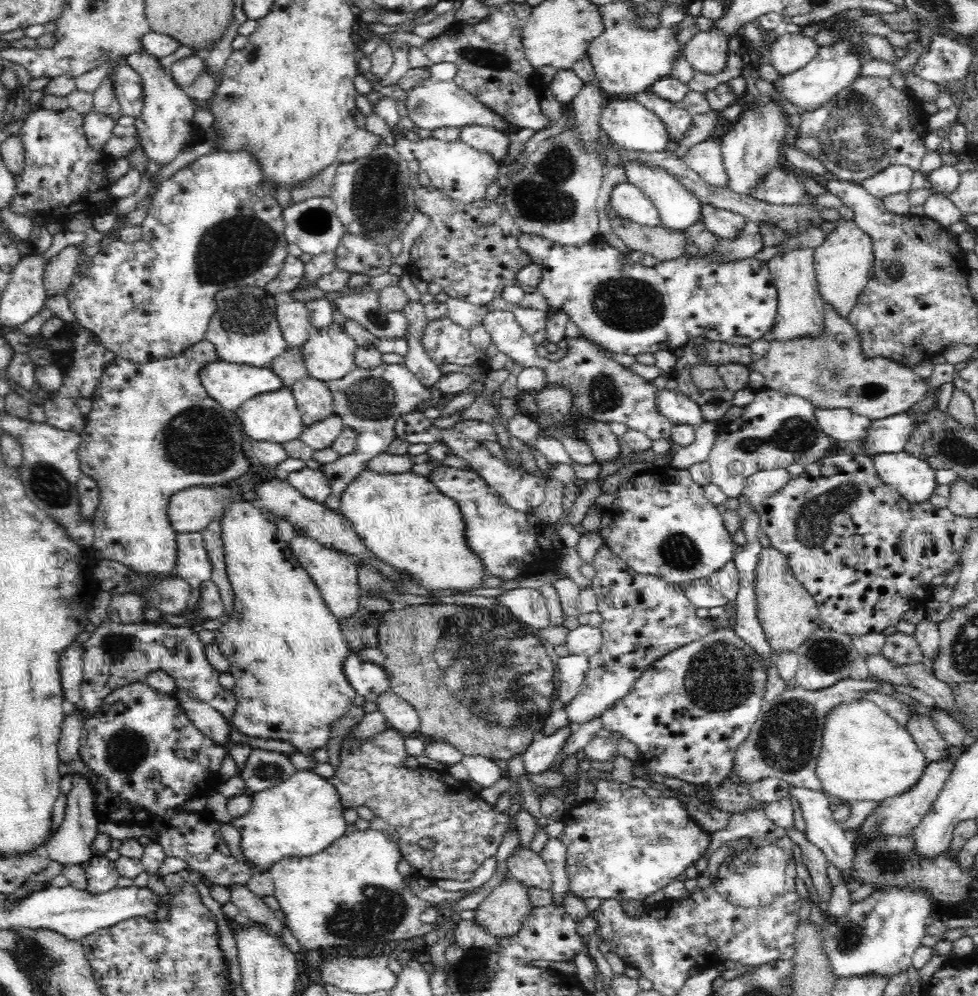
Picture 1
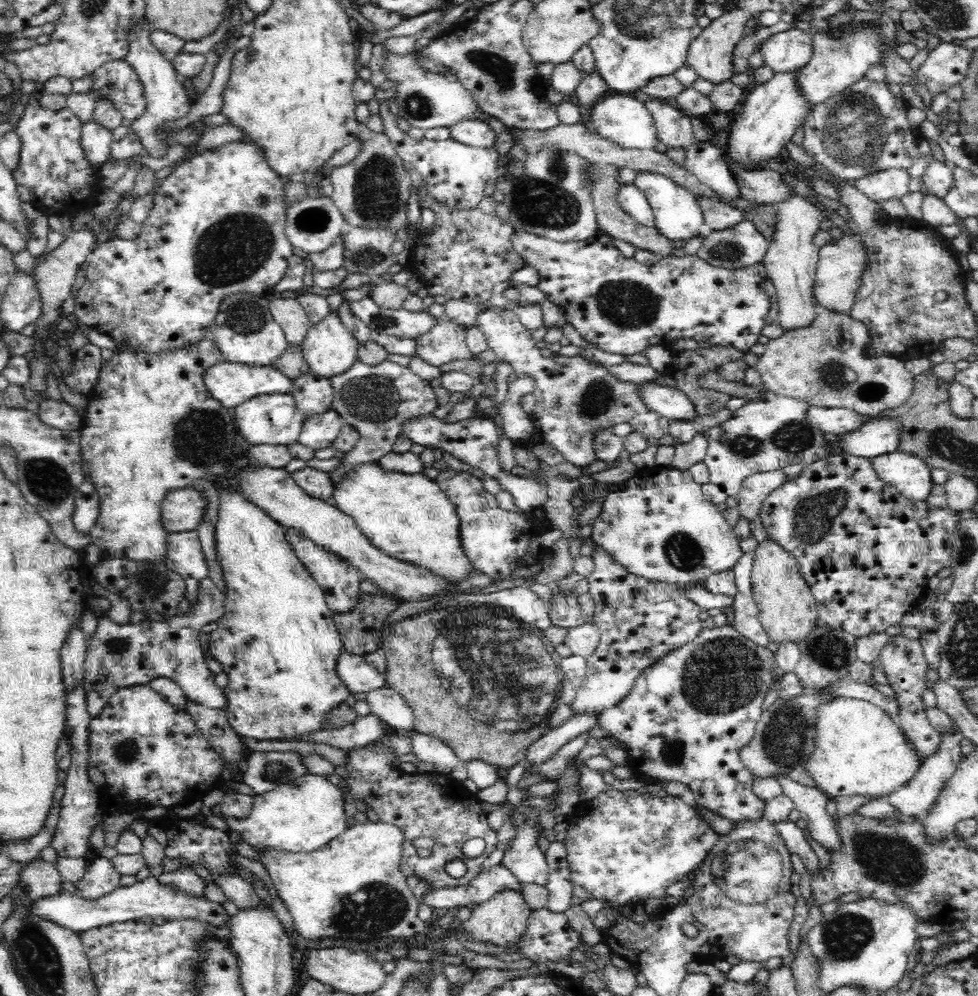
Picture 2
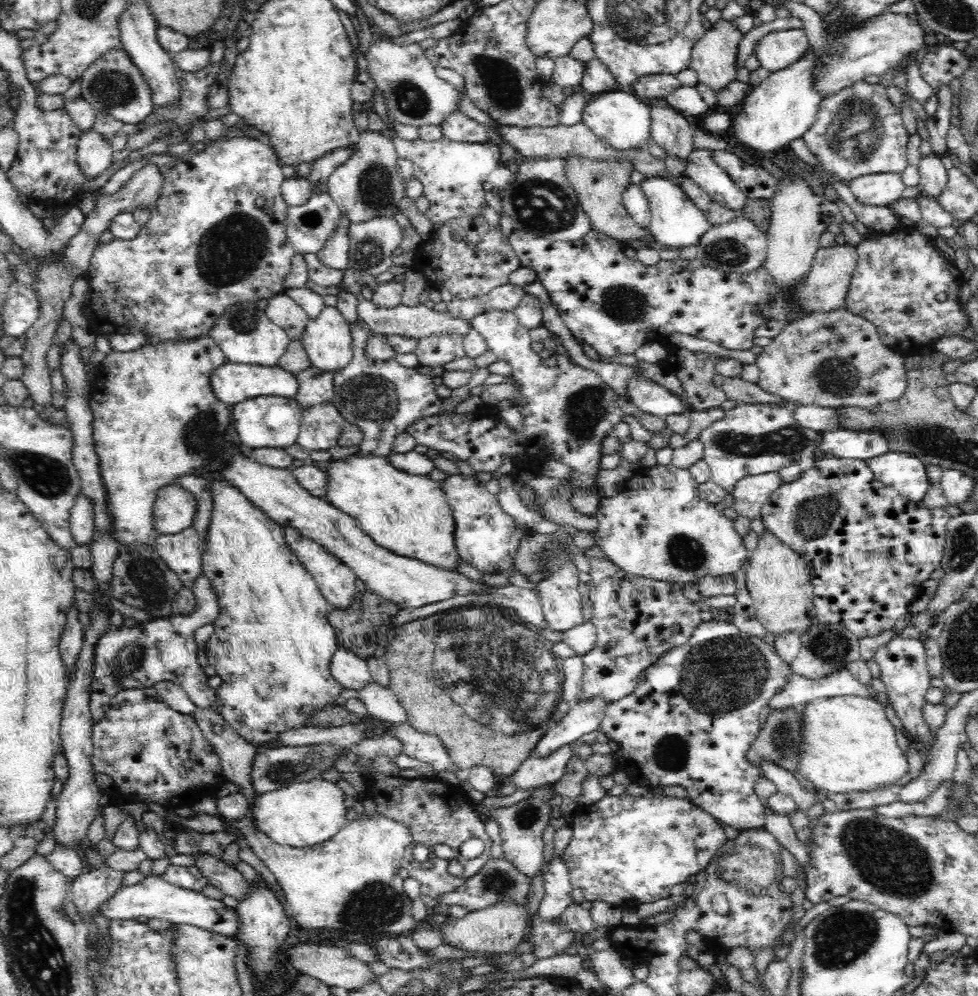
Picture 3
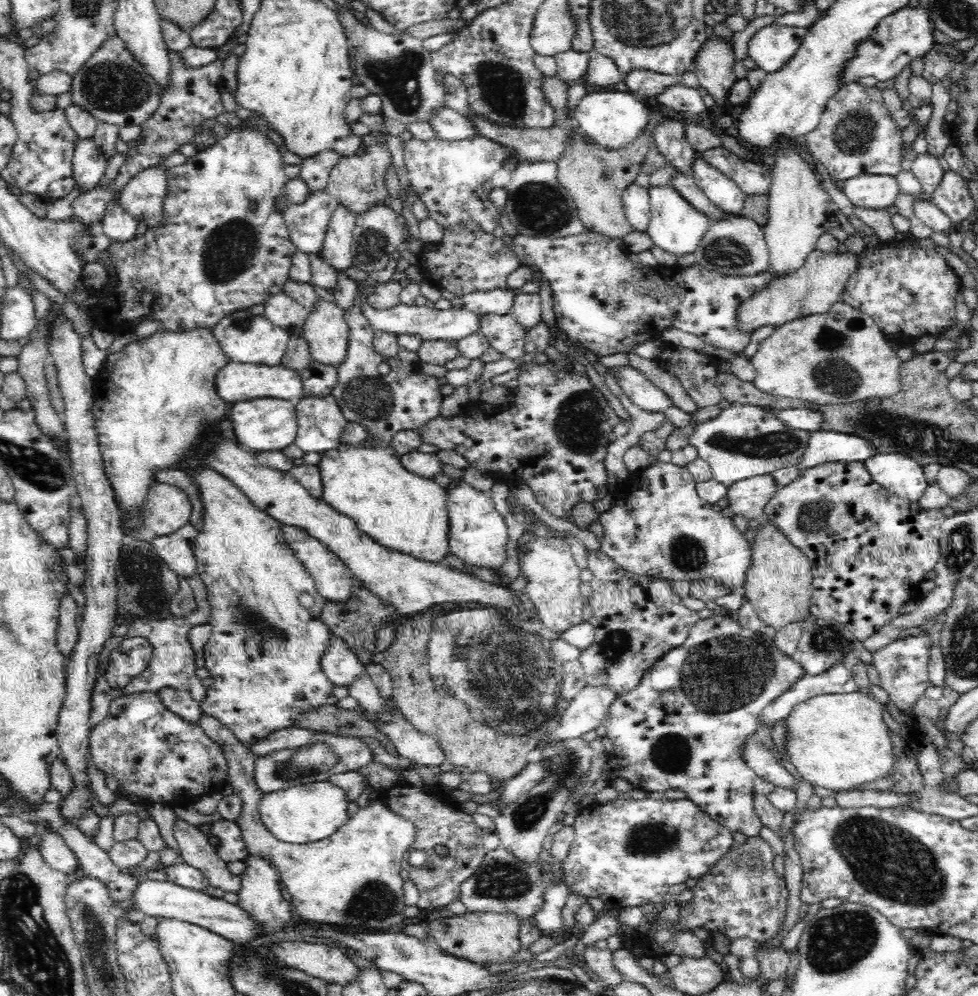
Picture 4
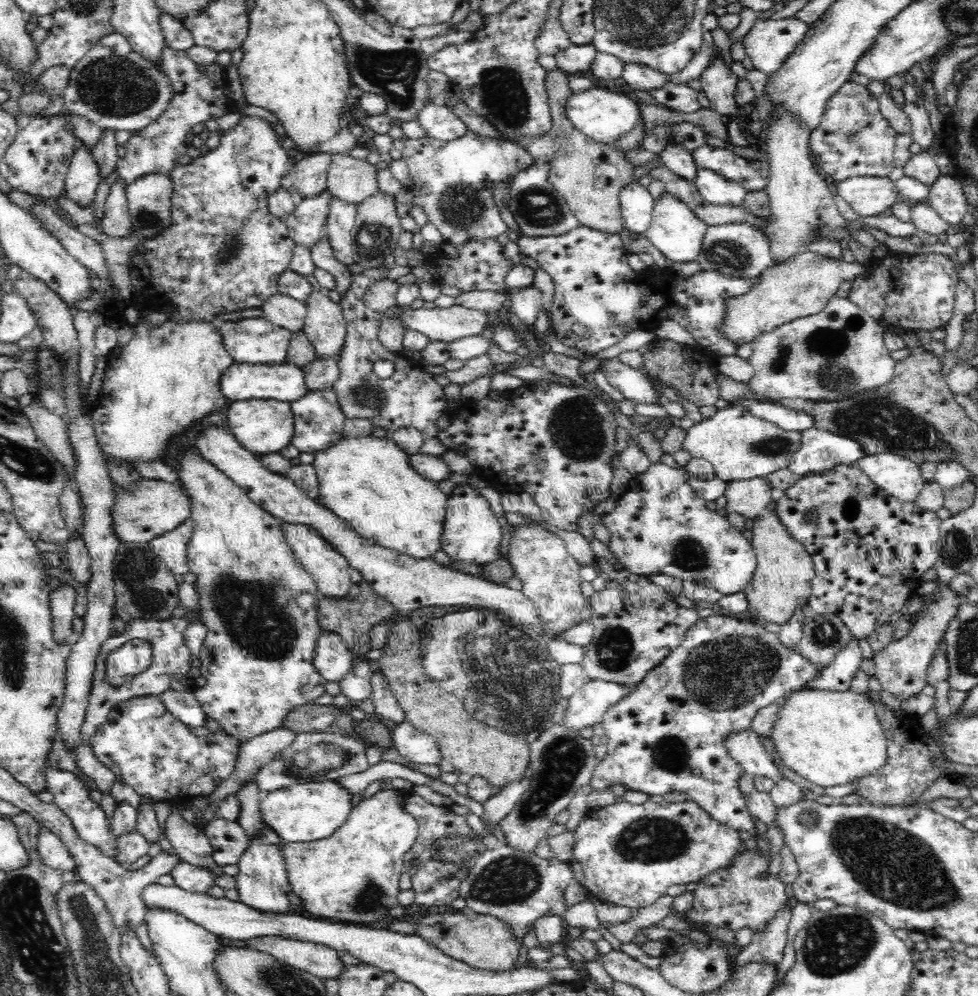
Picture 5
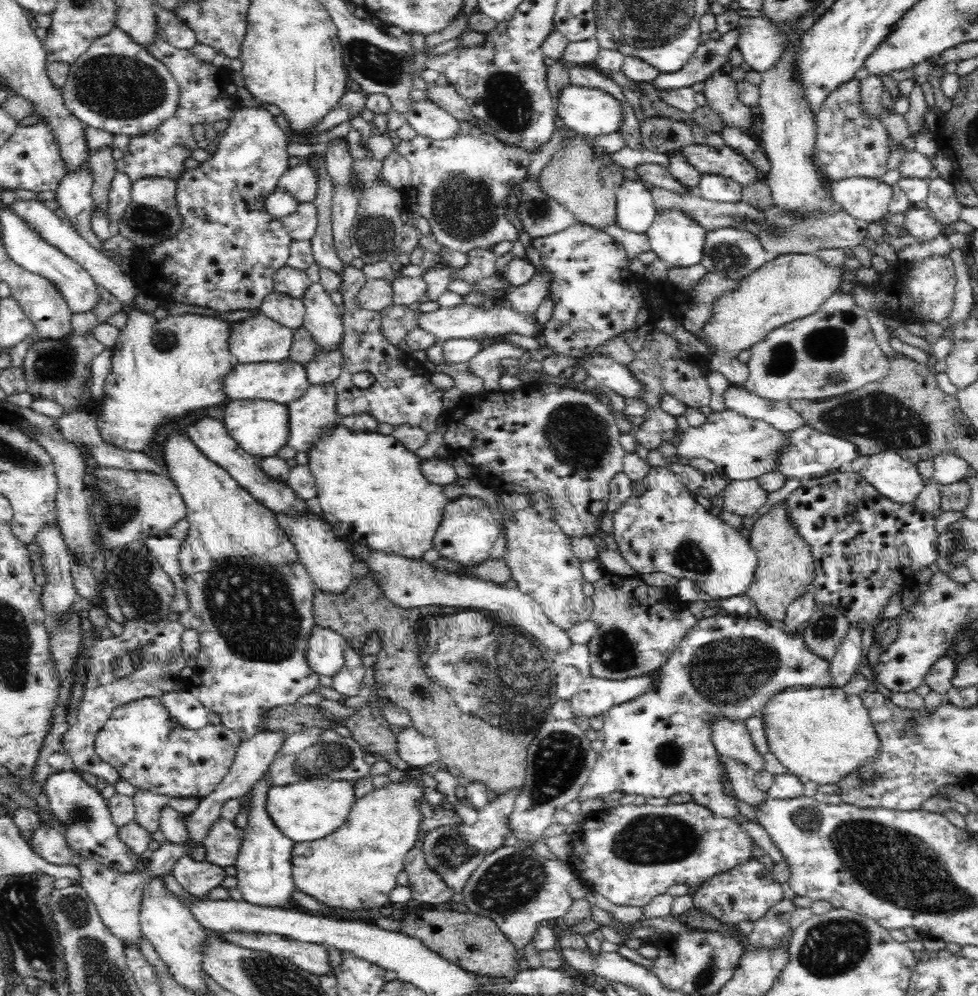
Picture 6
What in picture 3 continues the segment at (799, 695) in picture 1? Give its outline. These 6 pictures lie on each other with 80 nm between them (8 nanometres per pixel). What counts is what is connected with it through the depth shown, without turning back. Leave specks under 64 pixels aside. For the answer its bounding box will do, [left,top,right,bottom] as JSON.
[746,707,802,773]

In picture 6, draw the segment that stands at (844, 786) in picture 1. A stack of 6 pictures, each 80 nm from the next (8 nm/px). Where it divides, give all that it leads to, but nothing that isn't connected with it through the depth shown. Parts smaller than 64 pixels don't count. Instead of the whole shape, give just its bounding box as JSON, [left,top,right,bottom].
[762,686,880,784]

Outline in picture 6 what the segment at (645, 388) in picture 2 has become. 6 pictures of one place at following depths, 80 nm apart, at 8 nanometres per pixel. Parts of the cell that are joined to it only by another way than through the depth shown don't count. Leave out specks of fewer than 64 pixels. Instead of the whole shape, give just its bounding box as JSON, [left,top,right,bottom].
[578,356,643,399]

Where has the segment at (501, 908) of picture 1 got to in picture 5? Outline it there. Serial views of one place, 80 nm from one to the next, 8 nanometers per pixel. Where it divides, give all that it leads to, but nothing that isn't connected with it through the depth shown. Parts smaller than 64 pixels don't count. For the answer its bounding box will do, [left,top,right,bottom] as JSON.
[415,911,522,972]

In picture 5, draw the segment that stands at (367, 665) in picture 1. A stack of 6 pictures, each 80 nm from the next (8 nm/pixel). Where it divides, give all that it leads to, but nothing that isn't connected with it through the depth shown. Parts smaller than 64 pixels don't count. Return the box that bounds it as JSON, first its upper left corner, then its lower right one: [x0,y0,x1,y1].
[314,630,354,682]

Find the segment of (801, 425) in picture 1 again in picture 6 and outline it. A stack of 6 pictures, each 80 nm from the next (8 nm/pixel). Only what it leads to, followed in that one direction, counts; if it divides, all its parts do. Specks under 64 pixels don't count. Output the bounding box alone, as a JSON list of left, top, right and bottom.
[677,410,788,481]

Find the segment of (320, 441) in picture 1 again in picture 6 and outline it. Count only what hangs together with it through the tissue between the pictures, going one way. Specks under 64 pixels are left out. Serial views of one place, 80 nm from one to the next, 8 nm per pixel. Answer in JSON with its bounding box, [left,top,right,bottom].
[287,384,339,452]

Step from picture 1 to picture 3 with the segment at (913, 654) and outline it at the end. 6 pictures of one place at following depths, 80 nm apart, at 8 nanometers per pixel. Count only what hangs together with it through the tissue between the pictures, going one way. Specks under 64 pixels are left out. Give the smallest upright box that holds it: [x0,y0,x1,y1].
[874,635,935,746]

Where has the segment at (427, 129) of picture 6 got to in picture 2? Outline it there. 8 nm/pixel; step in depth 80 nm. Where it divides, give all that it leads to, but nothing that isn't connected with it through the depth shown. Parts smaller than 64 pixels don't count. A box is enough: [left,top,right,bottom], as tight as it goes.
[450,120,496,148]

